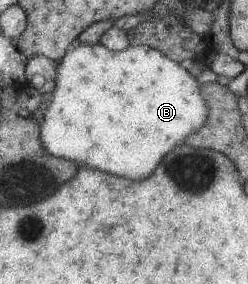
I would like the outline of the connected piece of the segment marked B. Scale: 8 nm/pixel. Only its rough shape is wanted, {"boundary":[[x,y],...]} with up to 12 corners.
{"boundary":[[77,45],[41,143],[147,179],[200,130],[197,79],[146,45]]}

